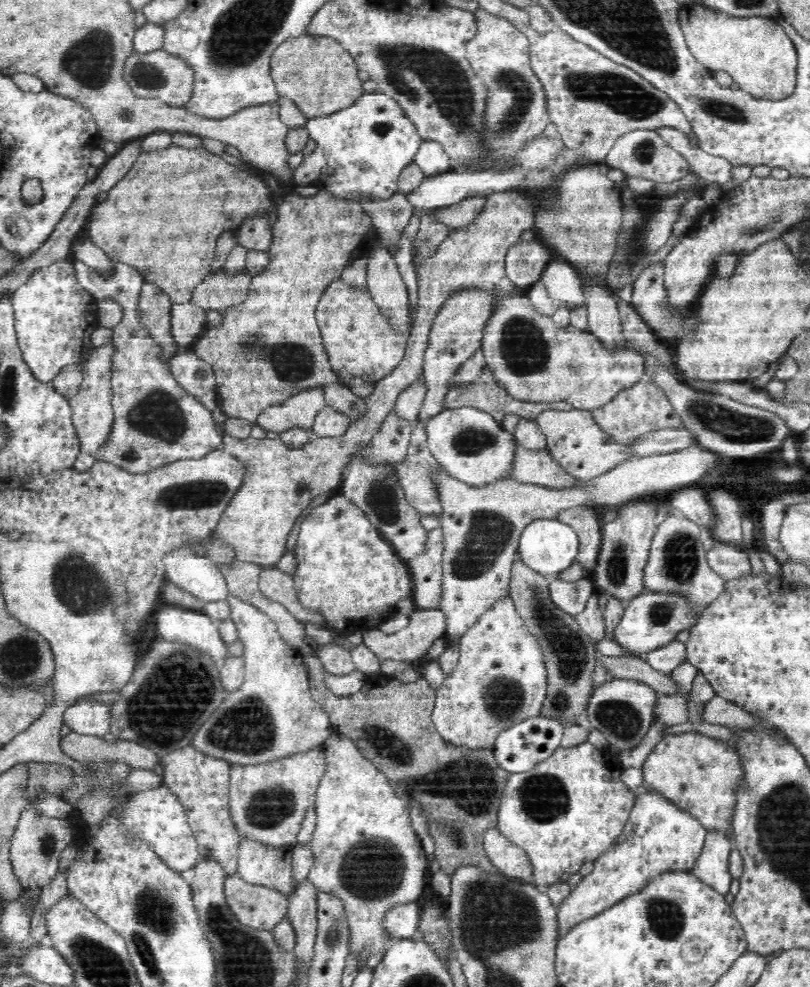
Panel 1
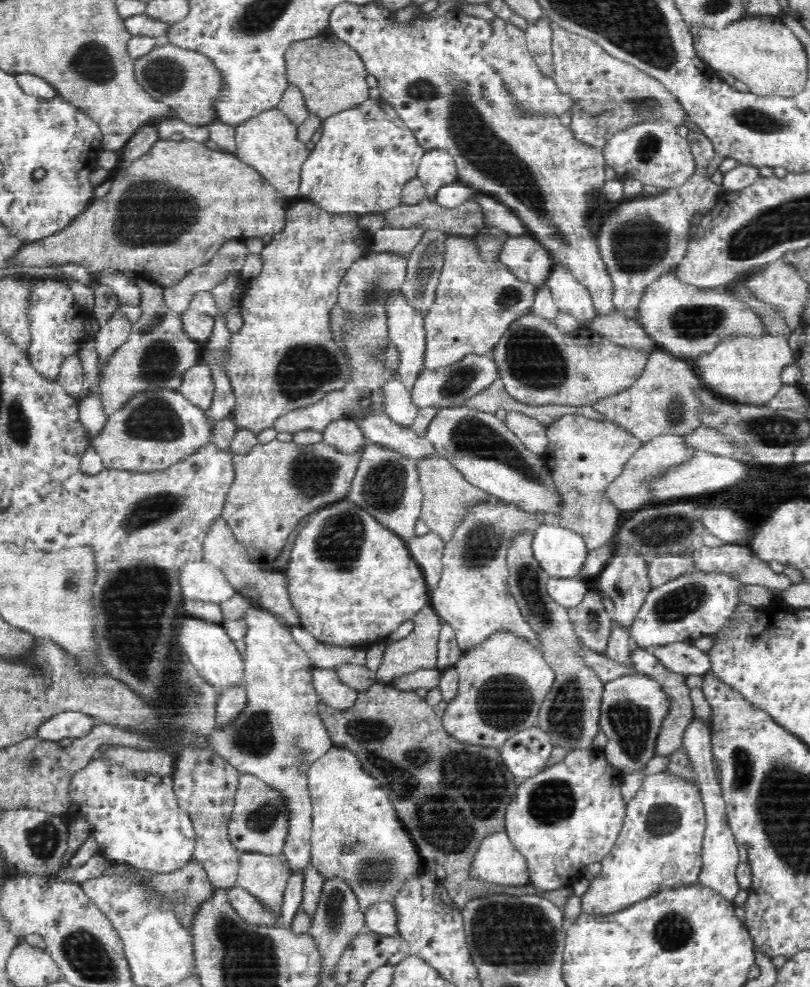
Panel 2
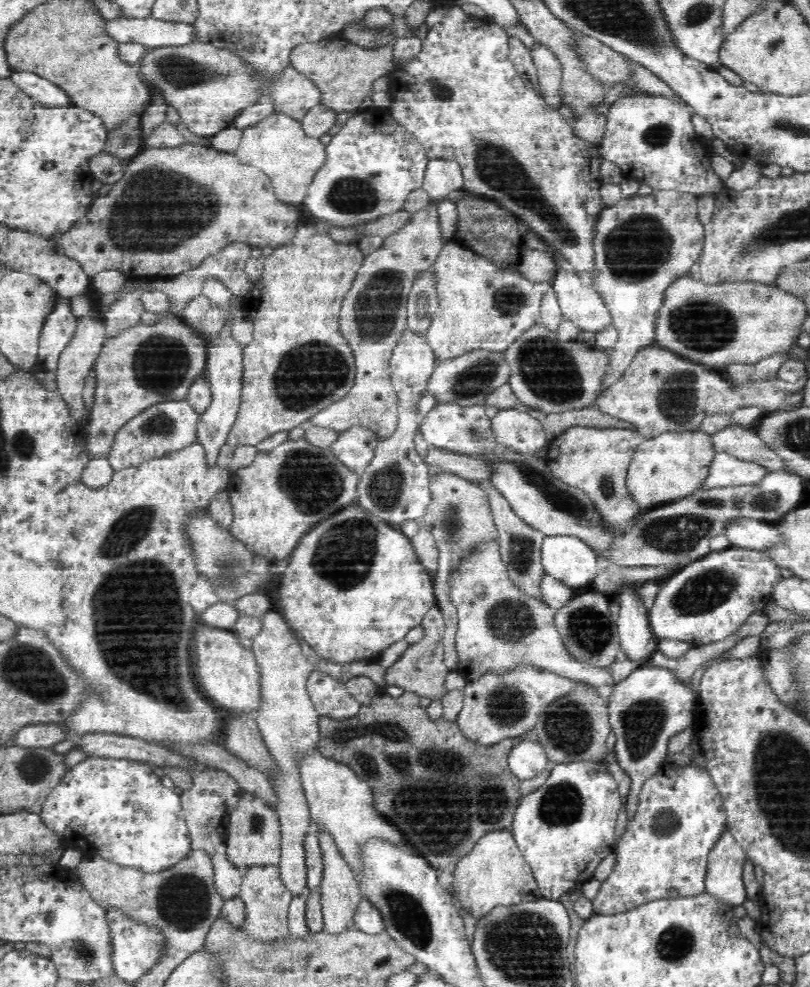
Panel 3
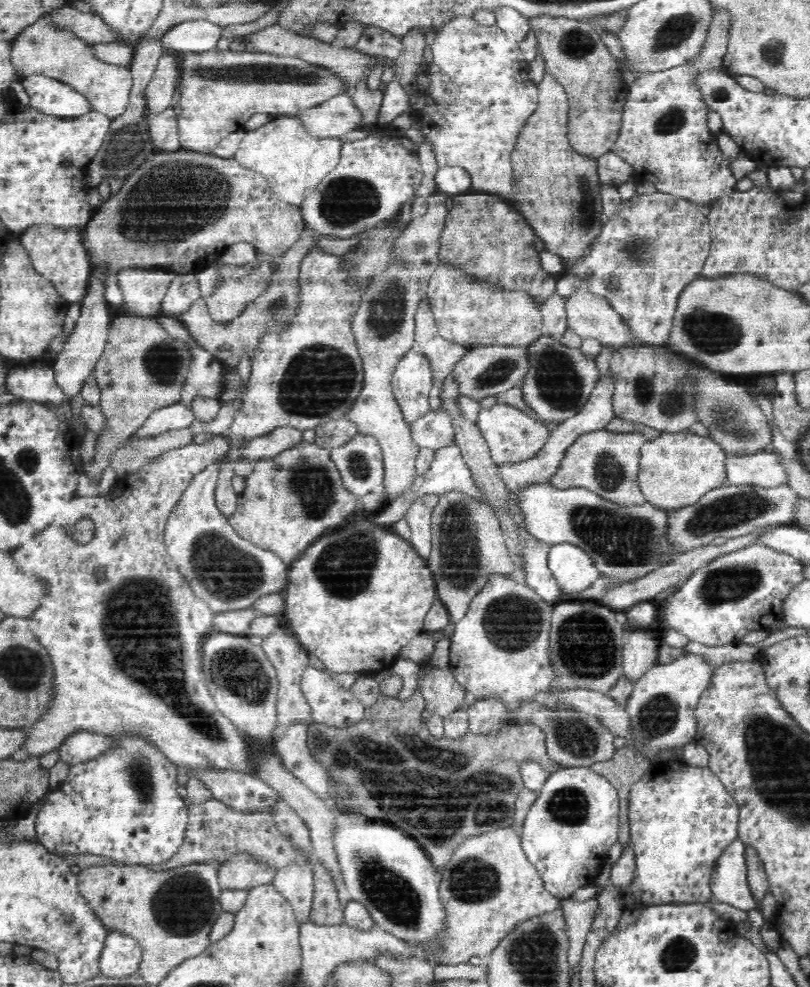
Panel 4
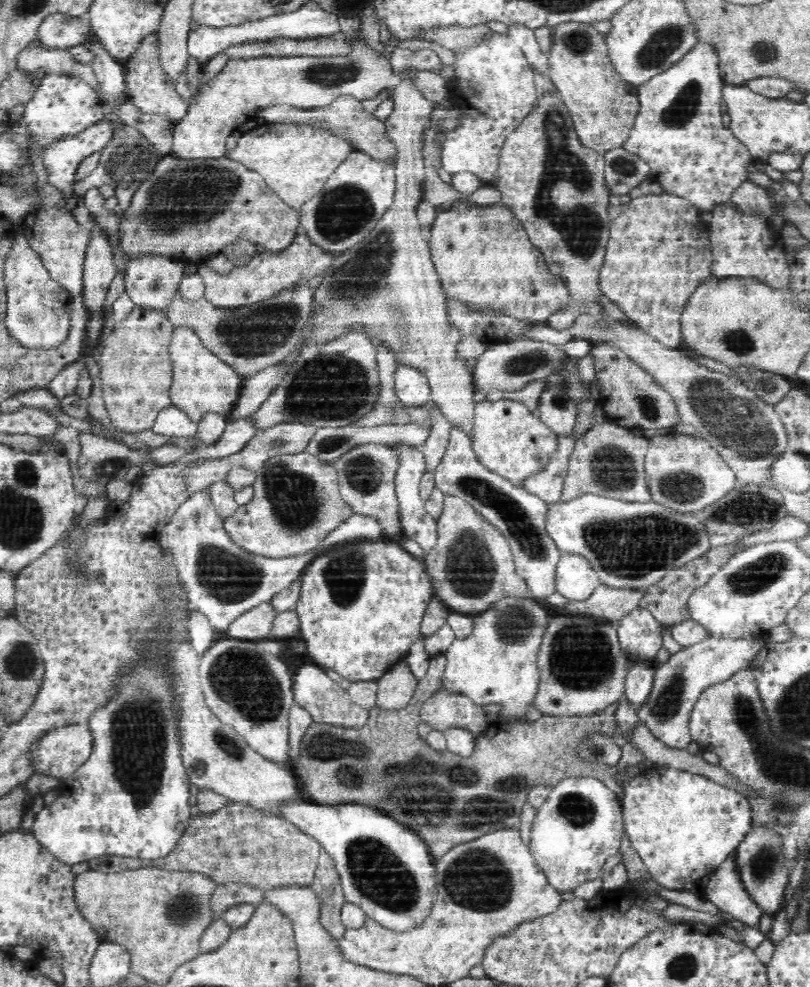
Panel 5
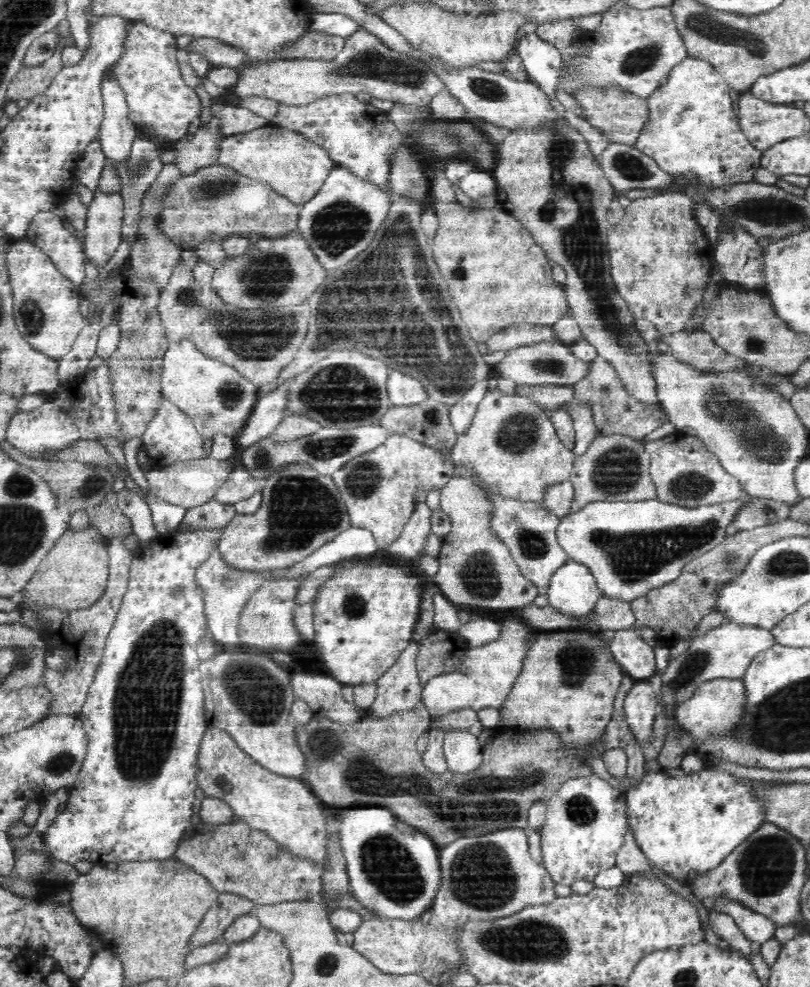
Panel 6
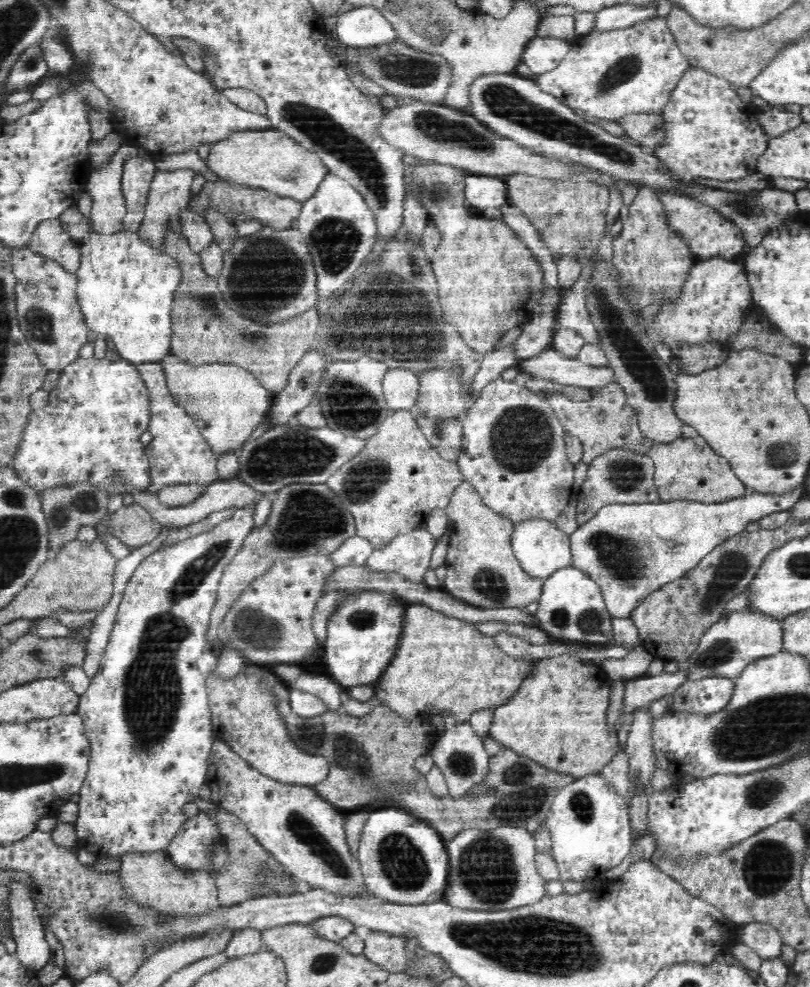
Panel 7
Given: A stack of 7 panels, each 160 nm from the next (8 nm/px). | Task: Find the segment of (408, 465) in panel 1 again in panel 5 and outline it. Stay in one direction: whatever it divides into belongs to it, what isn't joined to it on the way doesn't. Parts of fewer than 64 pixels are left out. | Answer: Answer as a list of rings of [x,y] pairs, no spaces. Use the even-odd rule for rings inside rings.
[[[446,495],[444,510],[436,524],[437,544],[423,561],[435,597],[448,610],[474,615],[487,611],[504,598],[533,598],[527,582],[516,572],[513,554],[505,537],[466,501]]]

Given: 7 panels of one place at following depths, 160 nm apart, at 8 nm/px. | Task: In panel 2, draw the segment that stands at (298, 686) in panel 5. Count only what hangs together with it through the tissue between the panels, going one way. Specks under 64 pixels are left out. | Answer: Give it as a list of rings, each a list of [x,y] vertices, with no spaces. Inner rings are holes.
[[[314,668],[312,686],[319,701],[336,709],[351,707],[359,693],[356,689],[342,683],[335,669]]]

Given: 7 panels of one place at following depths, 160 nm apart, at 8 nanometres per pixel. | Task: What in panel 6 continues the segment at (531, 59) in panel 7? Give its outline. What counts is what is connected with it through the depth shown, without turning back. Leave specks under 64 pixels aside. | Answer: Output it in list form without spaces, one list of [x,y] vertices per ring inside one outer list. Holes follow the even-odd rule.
[[[533,33],[519,40],[516,51],[528,78],[555,97],[554,86],[565,60],[561,49]]]

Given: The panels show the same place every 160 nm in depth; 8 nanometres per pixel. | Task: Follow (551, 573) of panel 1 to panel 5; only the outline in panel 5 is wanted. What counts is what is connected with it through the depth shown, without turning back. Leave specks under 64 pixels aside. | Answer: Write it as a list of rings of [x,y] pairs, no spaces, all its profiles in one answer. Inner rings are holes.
[[[560,555],[555,575],[556,591],[572,603],[582,603],[601,585],[592,565],[580,555]]]

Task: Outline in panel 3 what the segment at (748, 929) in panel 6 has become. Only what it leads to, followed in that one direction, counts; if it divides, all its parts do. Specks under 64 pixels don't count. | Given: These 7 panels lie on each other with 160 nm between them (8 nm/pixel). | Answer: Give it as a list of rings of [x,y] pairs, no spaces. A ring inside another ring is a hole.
[[[726,830],[707,856],[705,891],[730,905],[740,905],[747,898],[743,868],[747,861],[744,849]]]

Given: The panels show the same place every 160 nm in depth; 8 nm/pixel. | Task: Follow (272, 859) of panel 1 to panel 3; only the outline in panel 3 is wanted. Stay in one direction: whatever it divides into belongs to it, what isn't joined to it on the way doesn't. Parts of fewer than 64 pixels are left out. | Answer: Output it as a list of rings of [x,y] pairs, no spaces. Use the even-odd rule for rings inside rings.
[[[278,865],[254,866],[242,873],[239,897],[244,903],[245,916],[239,930],[249,934],[249,938],[261,944],[272,944],[290,936],[287,921],[288,909],[291,906],[292,893],[280,879]]]

